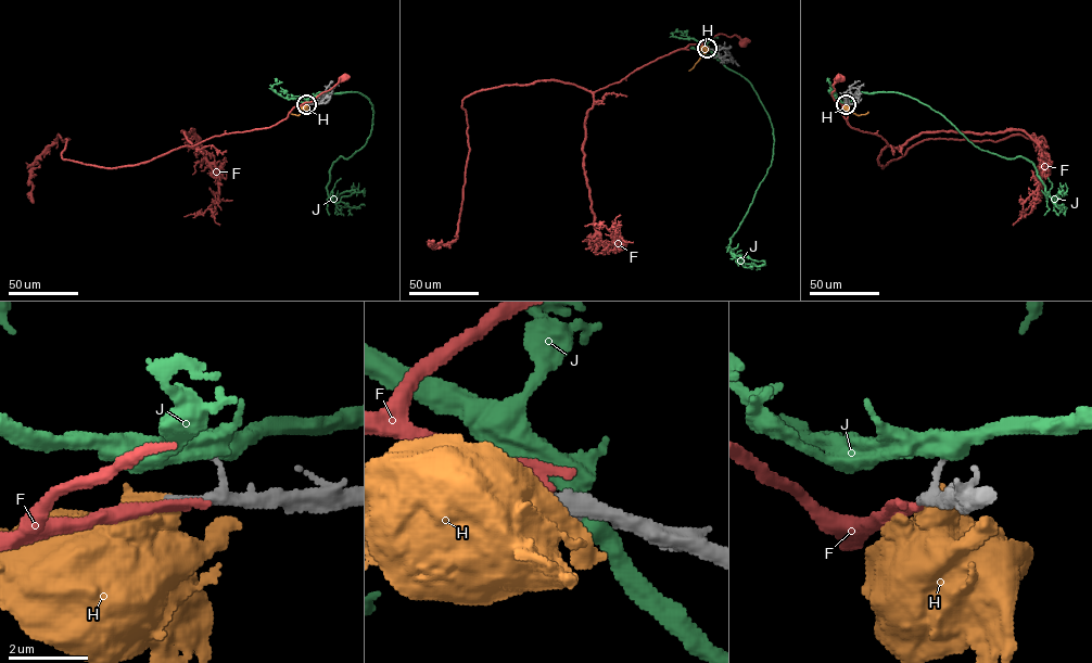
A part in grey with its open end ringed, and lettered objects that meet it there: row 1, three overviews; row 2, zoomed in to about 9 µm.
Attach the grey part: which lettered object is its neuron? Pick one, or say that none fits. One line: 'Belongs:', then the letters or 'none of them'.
Belongs: none of them

